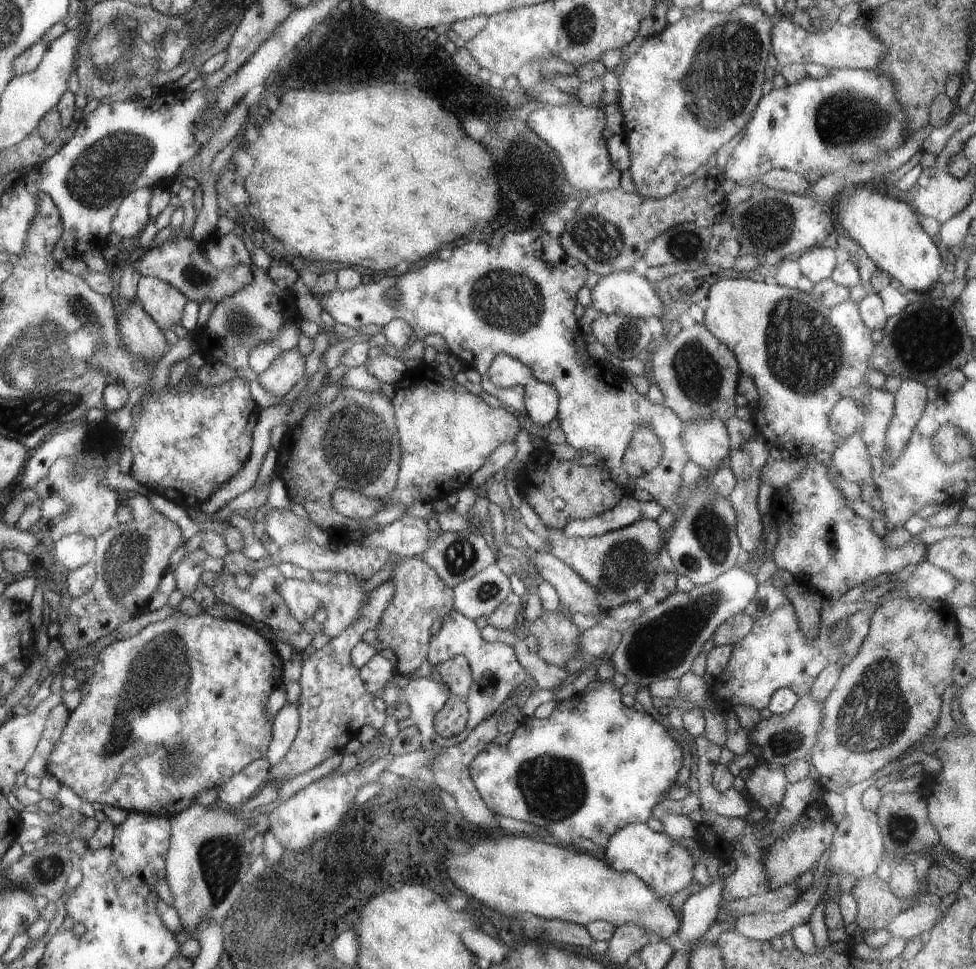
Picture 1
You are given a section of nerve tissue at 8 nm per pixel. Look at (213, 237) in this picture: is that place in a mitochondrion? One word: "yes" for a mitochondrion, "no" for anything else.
no

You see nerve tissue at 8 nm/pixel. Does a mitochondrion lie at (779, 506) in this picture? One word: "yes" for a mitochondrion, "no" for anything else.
no

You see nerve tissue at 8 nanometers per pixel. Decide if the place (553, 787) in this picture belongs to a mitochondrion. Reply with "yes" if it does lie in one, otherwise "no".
yes

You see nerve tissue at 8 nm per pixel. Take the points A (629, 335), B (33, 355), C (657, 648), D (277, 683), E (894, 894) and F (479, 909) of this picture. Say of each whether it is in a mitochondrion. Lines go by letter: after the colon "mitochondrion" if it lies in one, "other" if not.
A: mitochondrion
B: mitochondrion
C: mitochondrion
D: other
E: other
F: other

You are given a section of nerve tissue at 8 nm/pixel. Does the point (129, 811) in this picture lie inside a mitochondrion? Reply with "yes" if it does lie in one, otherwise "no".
no

